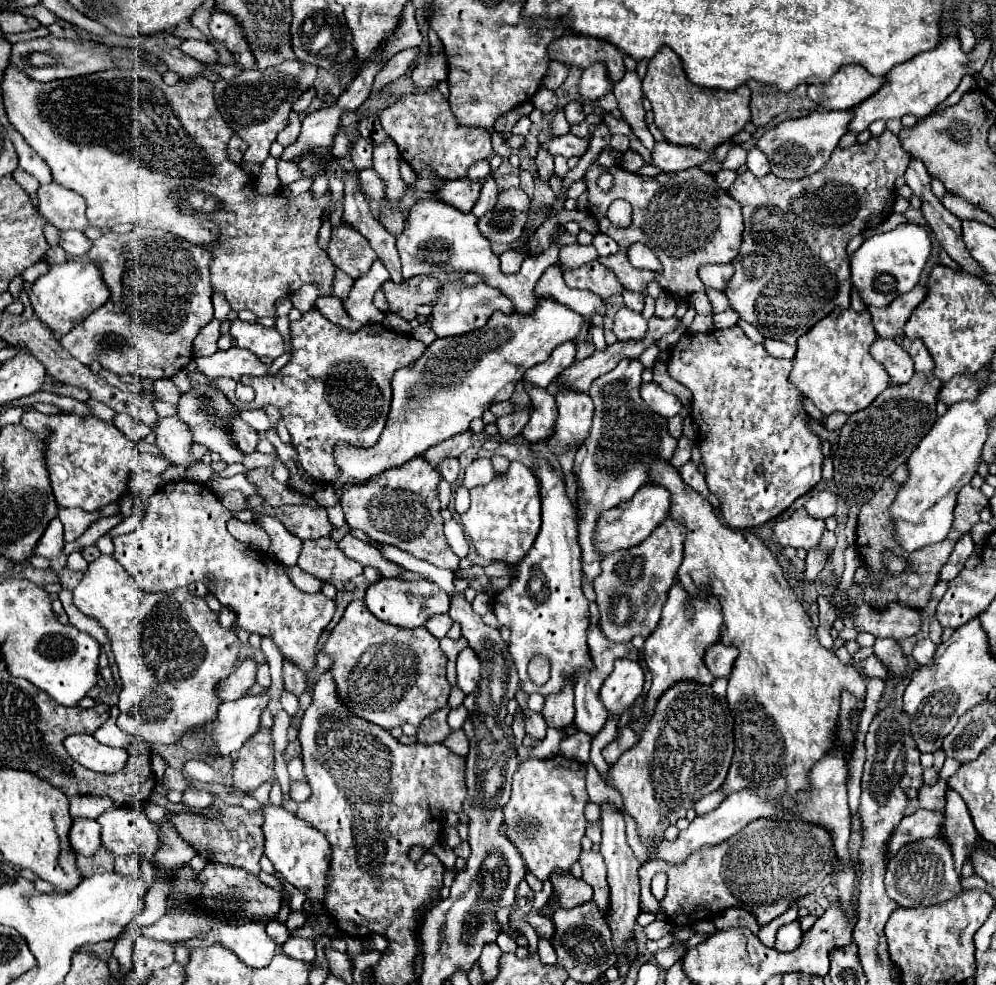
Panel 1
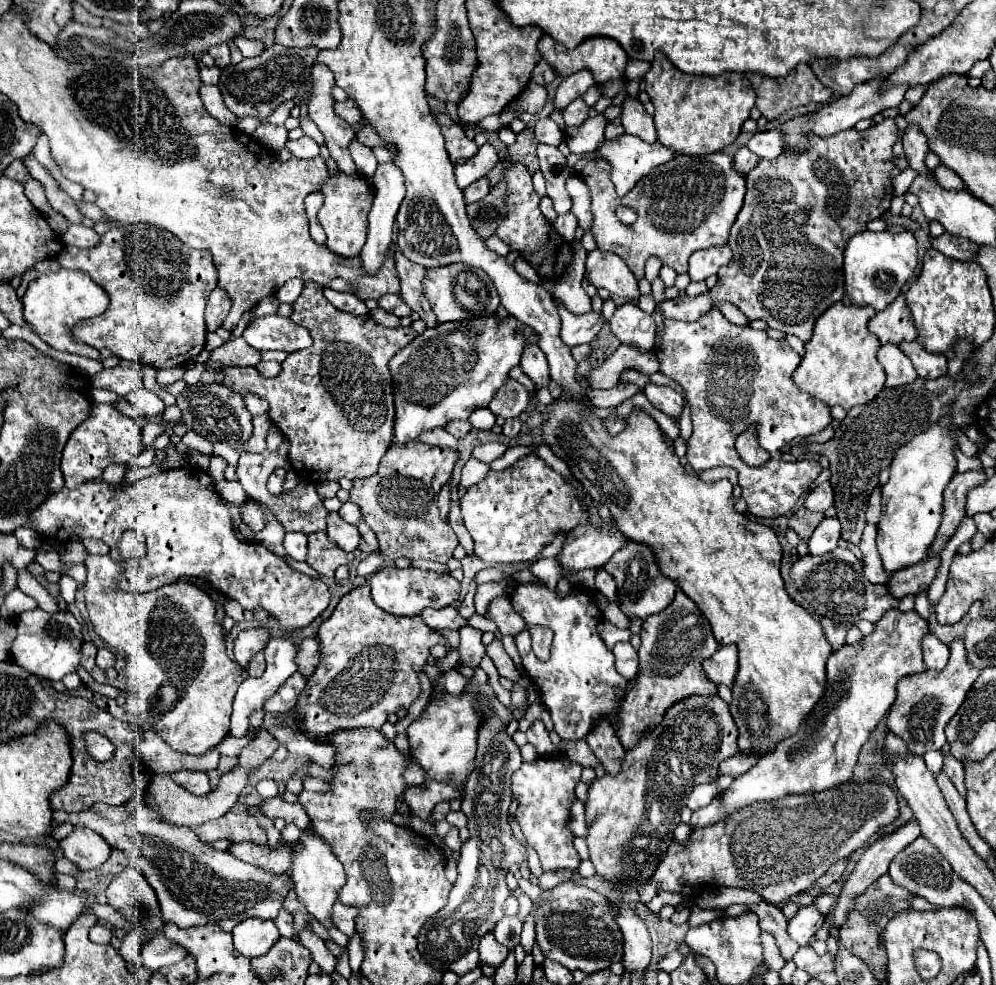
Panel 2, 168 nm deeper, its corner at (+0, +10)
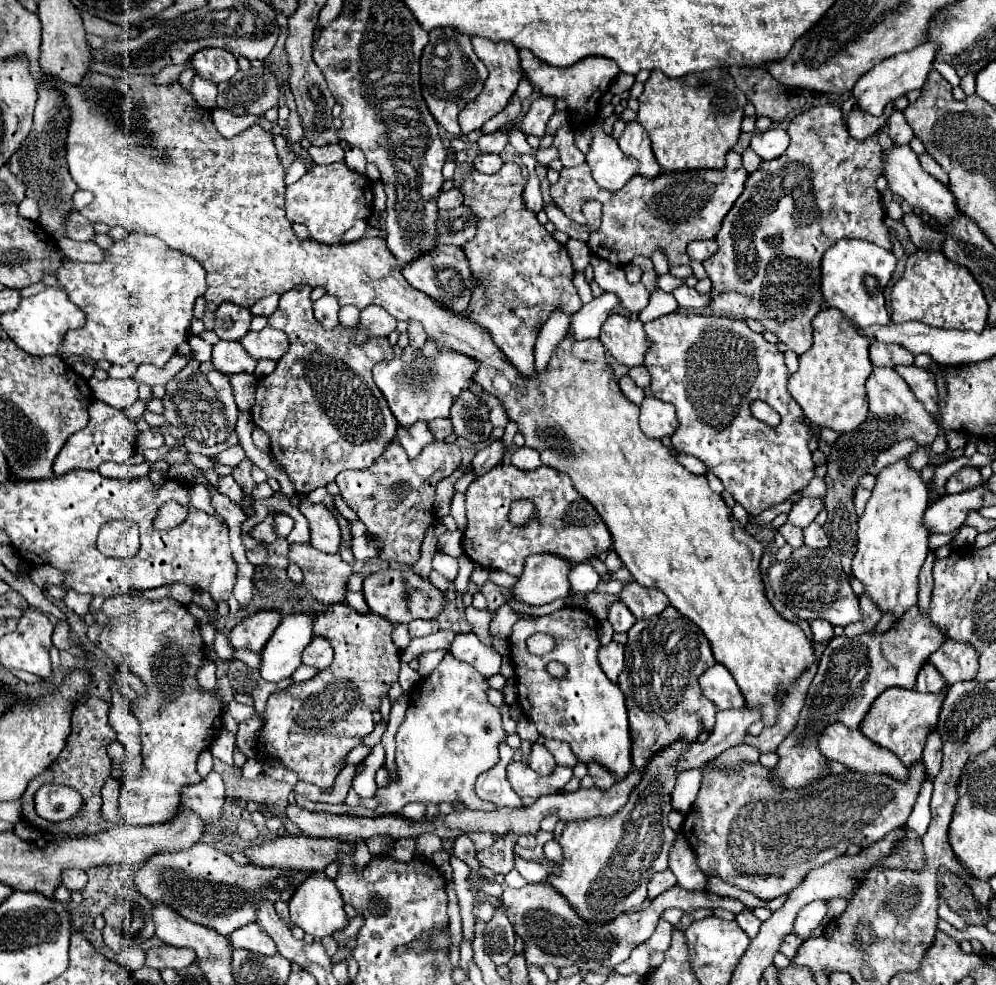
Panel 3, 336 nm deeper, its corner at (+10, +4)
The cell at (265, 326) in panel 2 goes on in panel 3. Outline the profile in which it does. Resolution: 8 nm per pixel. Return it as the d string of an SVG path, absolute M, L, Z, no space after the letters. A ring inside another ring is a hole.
M274 327L250 331L240 339L240 343L254 359L274 359L274 361L278 361L290 347L288 335Z

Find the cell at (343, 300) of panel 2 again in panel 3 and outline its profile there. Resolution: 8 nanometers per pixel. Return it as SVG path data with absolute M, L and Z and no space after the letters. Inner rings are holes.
M326 293L314 303L314 315L324 325L324 329L332 329L338 325L338 311L340 311L340 303L336 301L334 295Z

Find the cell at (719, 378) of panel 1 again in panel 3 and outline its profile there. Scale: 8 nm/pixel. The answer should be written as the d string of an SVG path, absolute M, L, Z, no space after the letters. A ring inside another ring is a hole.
M670 313L670 315L662 315L650 323L644 325L644 331L646 331L646 337L650 341L650 347L648 347L648 353L644 357L644 367L648 369L650 377L652 377L652 383L650 383L650 389L652 389L652 395L662 399L662 401L670 401L674 407L676 407L676 415L678 415L678 427L676 427L676 433L672 435L672 445L676 447L678 453L682 455L692 455L696 459L700 459L708 471L712 471L726 487L728 493L732 493L732 497L736 499L736 503L740 503L748 515L760 515L762 511L778 505L778 503L784 503L788 499L790 493L794 491L800 491L804 489L810 479L814 477L814 463L812 463L812 455L810 455L810 449L808 449L808 439L814 433L814 427L806 425L804 423L804 411L800 409L800 405L792 399L792 395L788 393L786 389L786 381L790 377L786 365L784 365L784 355L778 351L776 345L768 343L760 333L754 333L748 329L748 325L744 321L738 321L738 319L730 319L730 317L714 317L714 315L686 315L686 313ZM750 401L766 401L772 409L776 409L782 417L782 423L778 427L768 427L766 423L758 421L756 417L752 417L750 413Z

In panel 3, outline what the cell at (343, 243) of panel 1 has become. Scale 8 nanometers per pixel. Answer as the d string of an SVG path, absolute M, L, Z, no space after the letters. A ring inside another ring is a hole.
M344 161L332 165L316 165L300 181L286 187L286 217L292 223L306 225L310 237L324 245L346 245L362 239L366 235L370 215L372 215L372 181L348 169Z

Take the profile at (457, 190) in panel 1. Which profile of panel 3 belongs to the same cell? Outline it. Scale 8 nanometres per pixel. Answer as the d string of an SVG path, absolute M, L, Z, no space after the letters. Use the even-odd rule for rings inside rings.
M492 153L492 155L478 155L476 159L474 159L474 163L472 163L472 167L476 169L476 171L480 171L480 173L496 173L500 167L502 167L502 159L500 159L500 155L496 155L496 153Z

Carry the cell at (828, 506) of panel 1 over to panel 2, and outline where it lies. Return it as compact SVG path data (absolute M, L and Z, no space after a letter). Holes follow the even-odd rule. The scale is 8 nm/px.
M822 483L820 487L816 487L814 491L810 491L804 499L804 507L810 509L810 511L820 511L824 513L826 509L830 509L834 505L834 493L832 493L832 487L830 483Z

